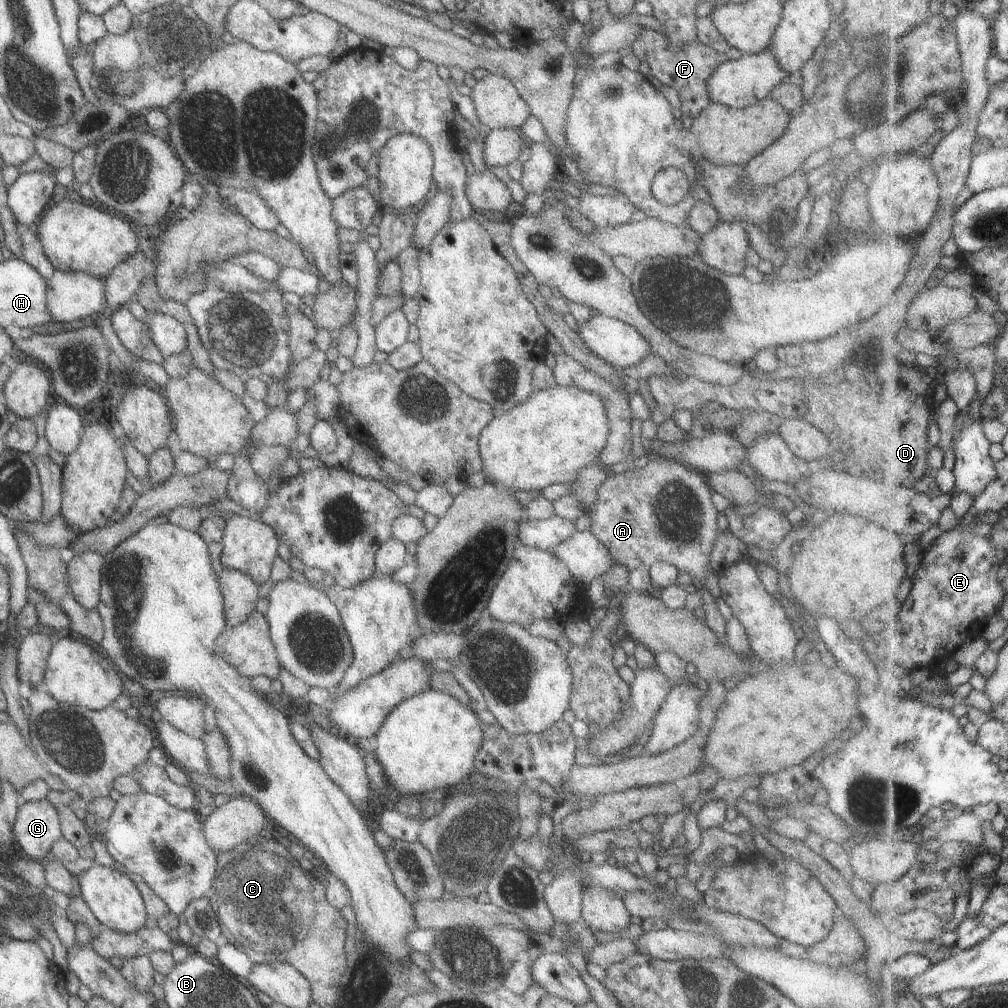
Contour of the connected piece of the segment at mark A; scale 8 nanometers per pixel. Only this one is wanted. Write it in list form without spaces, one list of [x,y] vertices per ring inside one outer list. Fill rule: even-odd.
[[[666,460],[665,470],[645,470],[644,465],[641,467],[637,470],[629,468],[602,480],[596,488],[595,500],[585,510],[590,522],[588,530],[609,551],[615,565],[629,570],[636,567],[648,569],[654,562],[669,563],[678,572],[687,572],[691,584],[700,585],[699,580],[707,576],[712,542],[719,531],[713,492],[701,472],[677,461]]]

